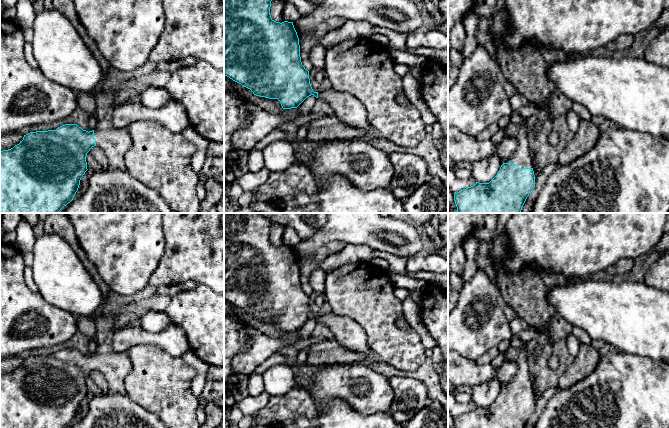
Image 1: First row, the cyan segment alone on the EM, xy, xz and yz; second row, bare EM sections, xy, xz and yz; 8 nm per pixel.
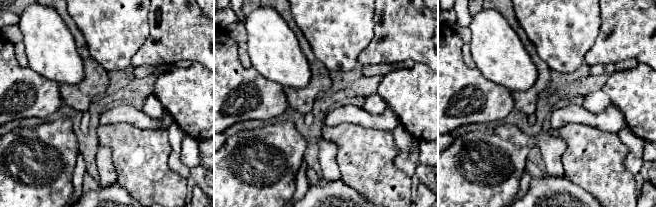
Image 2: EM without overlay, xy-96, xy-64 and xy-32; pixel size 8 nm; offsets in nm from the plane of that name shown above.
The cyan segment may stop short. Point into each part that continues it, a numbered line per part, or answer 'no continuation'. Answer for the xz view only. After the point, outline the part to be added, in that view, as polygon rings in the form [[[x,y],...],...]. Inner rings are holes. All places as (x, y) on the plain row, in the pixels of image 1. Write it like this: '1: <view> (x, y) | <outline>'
1: xz (347, 332) | [[[330,312],[318,316],[318,322],[324,323],[334,333],[334,338],[347,349],[376,359],[367,345],[365,330],[351,317]]]

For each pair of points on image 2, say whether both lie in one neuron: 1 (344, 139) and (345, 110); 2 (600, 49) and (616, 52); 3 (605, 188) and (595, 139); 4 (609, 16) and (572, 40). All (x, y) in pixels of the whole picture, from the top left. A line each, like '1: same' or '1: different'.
1: different
2: same
3: same
4: different

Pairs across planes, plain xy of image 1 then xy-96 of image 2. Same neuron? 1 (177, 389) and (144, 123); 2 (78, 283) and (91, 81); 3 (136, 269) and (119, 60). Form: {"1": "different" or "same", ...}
{"1": "different", "2": "different", "3": "same"}

